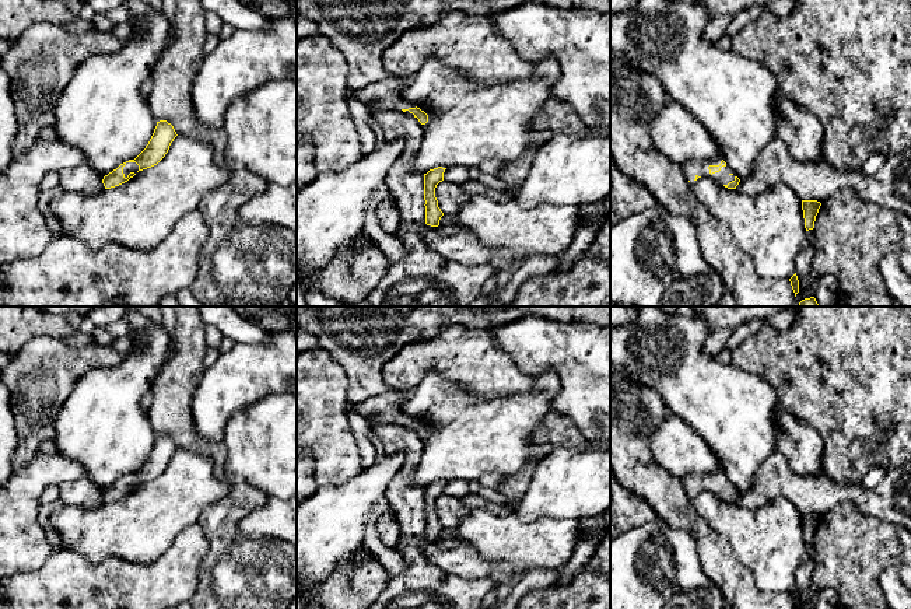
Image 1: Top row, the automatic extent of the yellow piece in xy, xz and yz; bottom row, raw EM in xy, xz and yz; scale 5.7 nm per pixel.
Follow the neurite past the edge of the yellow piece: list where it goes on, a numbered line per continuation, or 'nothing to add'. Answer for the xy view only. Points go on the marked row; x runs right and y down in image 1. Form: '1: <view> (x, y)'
1: xy (130, 167)

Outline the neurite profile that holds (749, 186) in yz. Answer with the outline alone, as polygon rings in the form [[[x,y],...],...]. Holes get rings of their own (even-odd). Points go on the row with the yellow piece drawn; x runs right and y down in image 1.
[[[775,137],[758,154],[754,172],[740,179],[736,190],[753,196],[774,183],[786,183],[800,200],[817,200],[821,204],[847,188],[865,202],[901,211],[911,218],[911,147],[887,157],[876,174],[866,176],[861,169],[845,171],[826,161],[798,162],[785,141]]]

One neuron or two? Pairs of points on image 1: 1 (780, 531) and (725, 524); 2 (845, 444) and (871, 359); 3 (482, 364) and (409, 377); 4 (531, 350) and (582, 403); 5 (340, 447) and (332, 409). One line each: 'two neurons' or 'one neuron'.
1: one neuron
2: one neuron
3: one neuron
4: one neuron
5: one neuron

